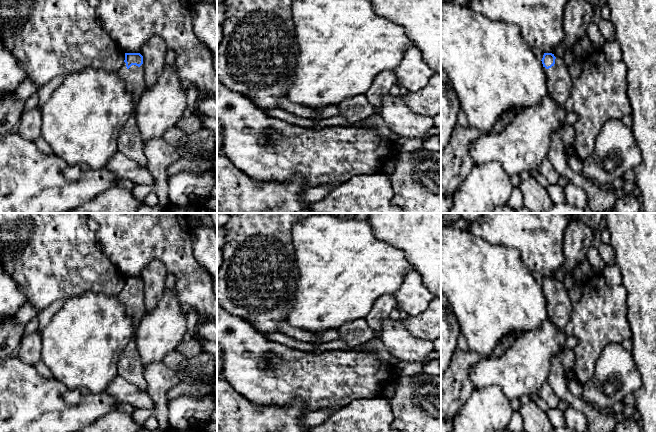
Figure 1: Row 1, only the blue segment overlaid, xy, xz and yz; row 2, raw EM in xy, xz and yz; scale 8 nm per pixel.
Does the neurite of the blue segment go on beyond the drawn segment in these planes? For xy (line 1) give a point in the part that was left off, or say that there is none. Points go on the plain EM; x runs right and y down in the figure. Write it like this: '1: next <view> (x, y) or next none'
1: next xy (130, 367)

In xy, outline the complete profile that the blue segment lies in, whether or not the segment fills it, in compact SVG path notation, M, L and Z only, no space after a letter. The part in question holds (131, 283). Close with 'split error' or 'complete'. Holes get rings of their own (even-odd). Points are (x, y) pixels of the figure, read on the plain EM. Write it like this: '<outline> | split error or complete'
M125 277L125 284L117 299L125 306L126 313L133 318L134 332L119 358L117 375L146 390L143 376L144 366L136 348L135 332L142 318L147 314L144 304L143 280L140 277Z | split error

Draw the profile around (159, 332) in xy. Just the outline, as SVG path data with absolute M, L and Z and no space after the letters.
M165 289L156 308L142 318L135 332L136 348L144 368L151 363L163 363L186 332L186 312L181 308L176 289Z

